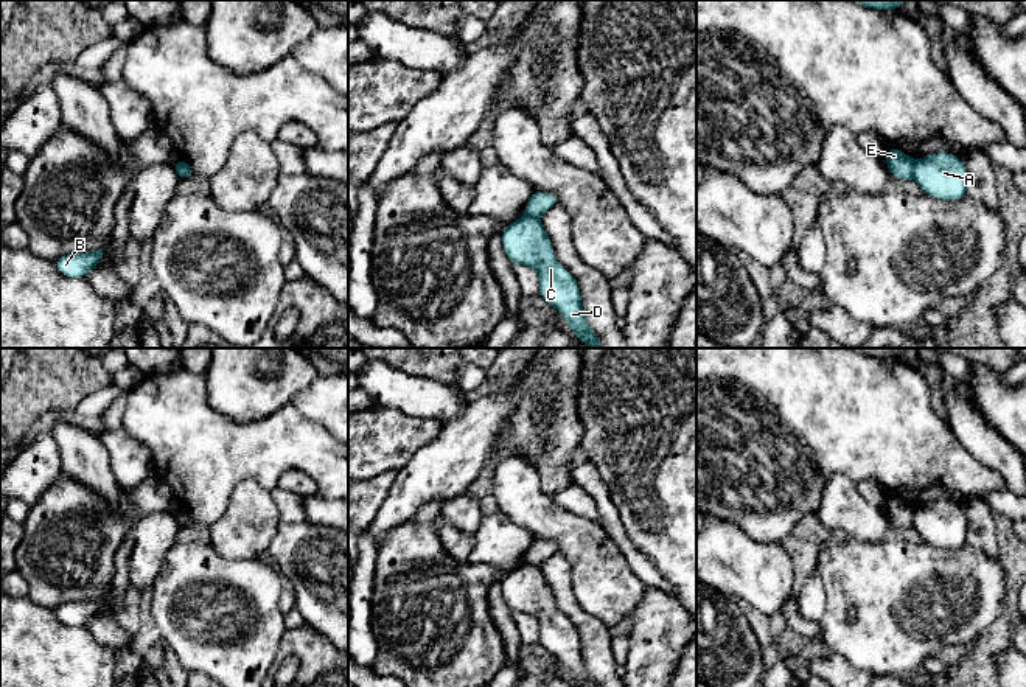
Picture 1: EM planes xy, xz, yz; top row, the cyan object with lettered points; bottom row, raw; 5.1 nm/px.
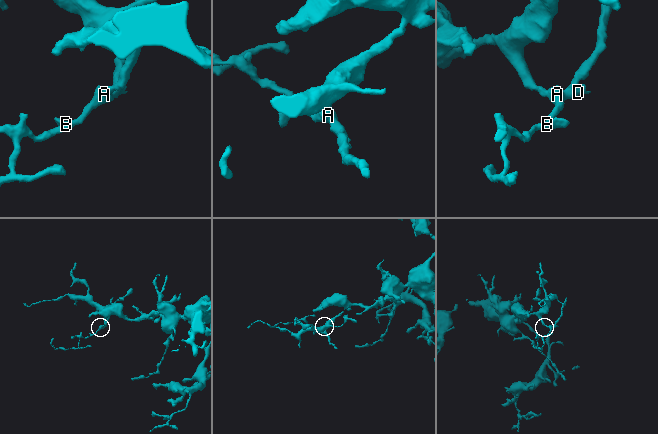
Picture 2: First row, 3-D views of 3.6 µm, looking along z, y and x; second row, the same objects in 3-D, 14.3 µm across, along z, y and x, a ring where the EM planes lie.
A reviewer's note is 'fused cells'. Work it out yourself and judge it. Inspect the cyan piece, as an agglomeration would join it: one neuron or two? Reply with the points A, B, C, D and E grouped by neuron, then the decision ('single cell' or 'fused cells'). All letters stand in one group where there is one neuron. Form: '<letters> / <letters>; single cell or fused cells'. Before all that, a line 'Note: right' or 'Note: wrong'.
Note: right
A B C D / E; fused cells

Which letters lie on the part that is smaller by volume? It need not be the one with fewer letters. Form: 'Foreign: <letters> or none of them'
Foreign: A, B, C, D

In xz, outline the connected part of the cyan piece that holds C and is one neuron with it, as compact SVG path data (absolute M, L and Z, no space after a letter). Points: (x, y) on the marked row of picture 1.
M524 213L502 230L502 247L513 264L535 269L539 275L539 297L571 325L571 333L591 348L602 348L589 328L577 280L555 258L552 241L539 218Z

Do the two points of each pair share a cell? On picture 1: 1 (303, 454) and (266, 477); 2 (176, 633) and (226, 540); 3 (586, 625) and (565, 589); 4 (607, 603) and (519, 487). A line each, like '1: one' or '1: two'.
1: one
2: two
3: one
4: one

